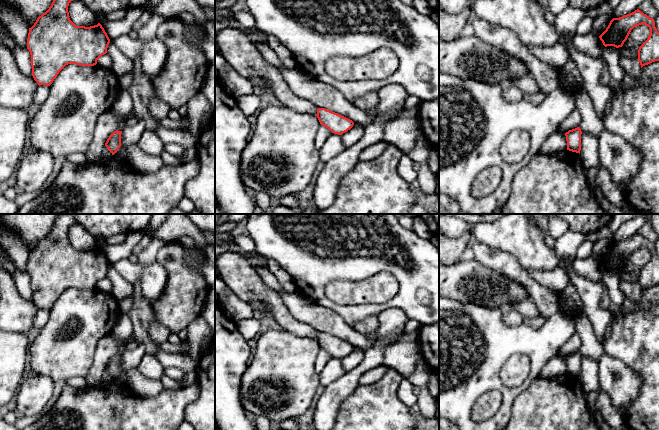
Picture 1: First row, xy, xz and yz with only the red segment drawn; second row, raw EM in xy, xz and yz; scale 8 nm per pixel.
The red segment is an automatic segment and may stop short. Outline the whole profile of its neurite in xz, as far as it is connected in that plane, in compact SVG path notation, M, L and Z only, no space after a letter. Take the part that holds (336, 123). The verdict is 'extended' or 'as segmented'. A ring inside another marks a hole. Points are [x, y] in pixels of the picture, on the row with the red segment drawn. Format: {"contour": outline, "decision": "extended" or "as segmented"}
{"contour": "M318 108L316 116L321 125L338 135L347 132L354 125L352 120L325 108Z", "decision": "as segmented"}

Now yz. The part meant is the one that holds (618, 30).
{"contour": "M639 9L619 18L613 18L606 30L599 36L605 47L622 47L631 30L639 25L646 25L650 29L648 39L639 47L638 61L641 68L652 62L659 61L659 32L655 27L654 19Z", "decision": "as segmented"}

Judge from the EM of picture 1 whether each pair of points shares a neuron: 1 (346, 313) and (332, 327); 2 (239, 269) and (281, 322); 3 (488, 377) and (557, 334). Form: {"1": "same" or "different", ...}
{"1": "different", "2": "same", "3": "same"}

